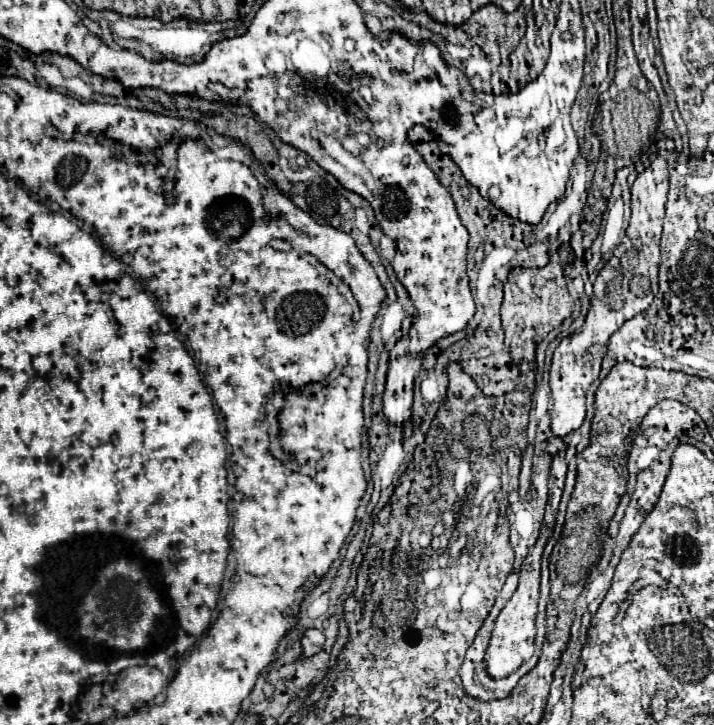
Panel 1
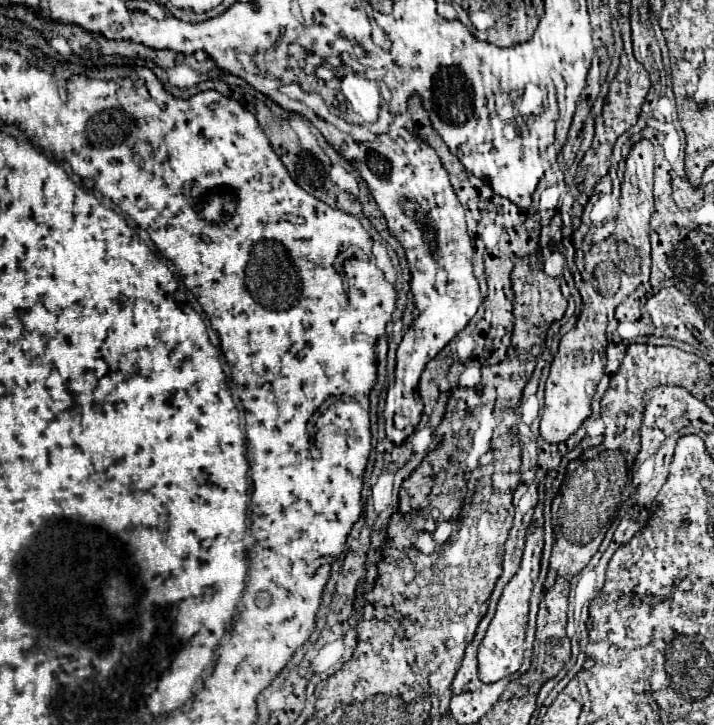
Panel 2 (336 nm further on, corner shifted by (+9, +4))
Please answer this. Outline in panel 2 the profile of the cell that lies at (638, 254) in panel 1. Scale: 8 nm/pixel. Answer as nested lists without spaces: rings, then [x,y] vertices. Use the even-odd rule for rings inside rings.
[[[642,138],[636,142],[626,158],[626,172],[624,172],[624,182],[622,182],[622,198],[620,198],[620,218],[618,218],[618,232],[612,234],[610,238],[592,244],[590,250],[584,256],[584,272],[582,272],[582,286],[578,288],[582,294],[582,312],[578,318],[578,326],[570,330],[568,334],[562,336],[558,354],[554,356],[550,376],[546,380],[546,396],[544,396],[544,410],[540,418],[540,434],[548,444],[560,444],[568,440],[580,424],[592,414],[590,412],[590,400],[596,392],[596,386],[600,378],[604,376],[606,368],[606,324],[610,316],[614,316],[614,308],[630,296],[642,282],[648,282],[650,278],[650,216],[654,208],[654,198],[652,198],[652,172],[654,172],[654,146],[650,140]]]

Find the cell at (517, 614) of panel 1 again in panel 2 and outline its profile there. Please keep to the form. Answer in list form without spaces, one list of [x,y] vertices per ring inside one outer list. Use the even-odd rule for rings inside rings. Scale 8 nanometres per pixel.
[[[526,534],[526,548],[524,548],[520,570],[516,572],[516,576],[504,588],[502,598],[498,602],[496,616],[492,618],[492,622],[486,630],[486,636],[478,646],[478,676],[486,684],[514,674],[522,664],[526,622],[528,622],[528,612],[530,612],[528,606],[530,606],[530,598],[532,598],[534,578],[538,578],[538,572],[540,572],[542,548],[544,548],[544,536],[542,534]]]

